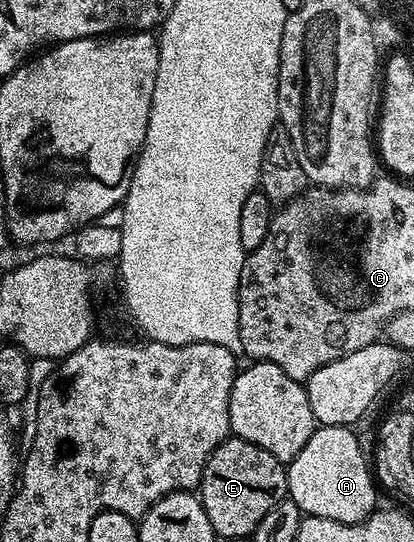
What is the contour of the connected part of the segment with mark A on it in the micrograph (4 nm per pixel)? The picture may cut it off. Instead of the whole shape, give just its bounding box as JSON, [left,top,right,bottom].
[287,426,377,524]

